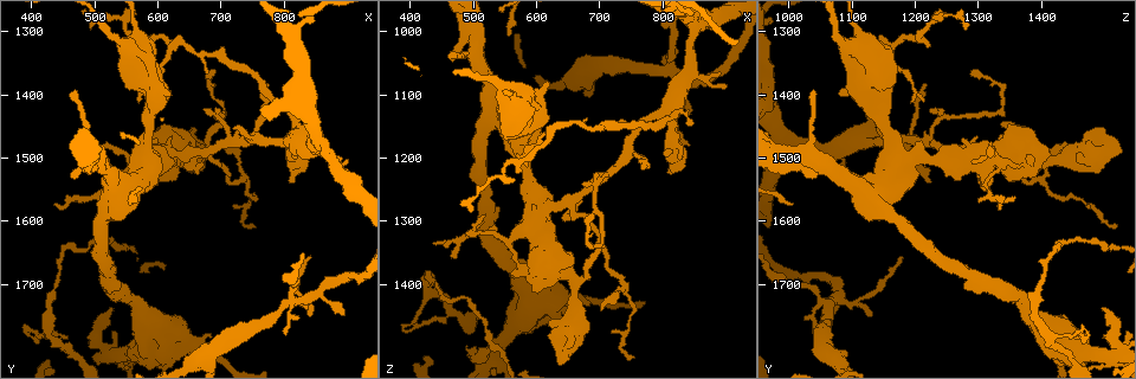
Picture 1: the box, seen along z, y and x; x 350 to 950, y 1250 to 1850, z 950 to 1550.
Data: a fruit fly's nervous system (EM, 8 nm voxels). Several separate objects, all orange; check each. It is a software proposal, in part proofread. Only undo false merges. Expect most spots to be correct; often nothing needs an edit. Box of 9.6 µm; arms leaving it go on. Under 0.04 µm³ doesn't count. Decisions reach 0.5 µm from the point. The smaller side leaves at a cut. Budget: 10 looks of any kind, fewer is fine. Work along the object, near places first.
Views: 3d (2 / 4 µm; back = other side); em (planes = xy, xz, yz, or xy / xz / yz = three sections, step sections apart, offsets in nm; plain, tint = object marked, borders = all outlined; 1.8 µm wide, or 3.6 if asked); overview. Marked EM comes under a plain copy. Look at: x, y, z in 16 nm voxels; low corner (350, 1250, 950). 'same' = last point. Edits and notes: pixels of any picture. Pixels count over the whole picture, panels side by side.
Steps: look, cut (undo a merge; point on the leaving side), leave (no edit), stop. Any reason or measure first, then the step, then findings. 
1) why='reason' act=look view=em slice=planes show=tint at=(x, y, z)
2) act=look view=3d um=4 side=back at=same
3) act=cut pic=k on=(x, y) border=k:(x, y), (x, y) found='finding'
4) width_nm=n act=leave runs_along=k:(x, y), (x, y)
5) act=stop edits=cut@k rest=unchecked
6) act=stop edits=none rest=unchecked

why='thick turns thin' act=look view=em slice=planes show=tint at=(610, 1500, 1270)

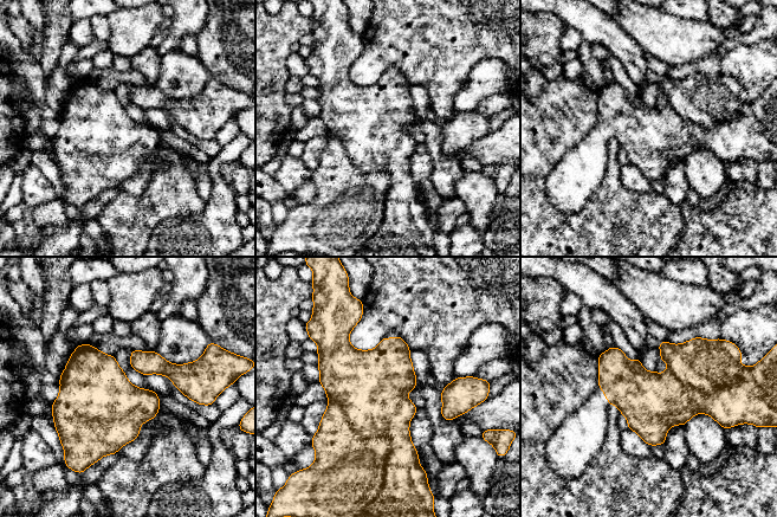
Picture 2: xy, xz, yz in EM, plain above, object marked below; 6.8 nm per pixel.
width_nm=400 act=cut pic=2 on=(351, 469) border=2:(328, 398), (384, 471) found='two cells meet here'

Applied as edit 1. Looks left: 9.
why='a fork' act=look view=em slice=planes show=tint at=(505, 1495, 1020)

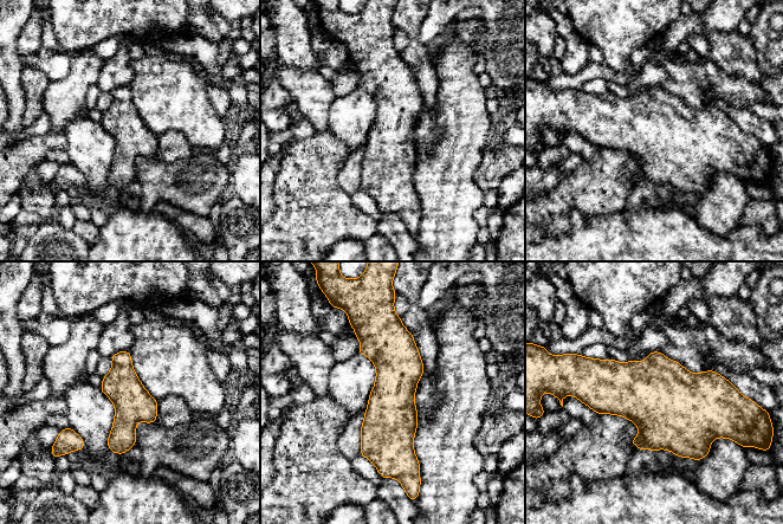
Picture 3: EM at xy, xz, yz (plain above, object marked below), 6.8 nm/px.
act=leave runs_along=3:(387, 323), (399, 465) found='continuous, no second cell'

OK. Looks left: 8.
why='calibre changes' act=look view=3d um=2 at=(525, 1305, 1070)

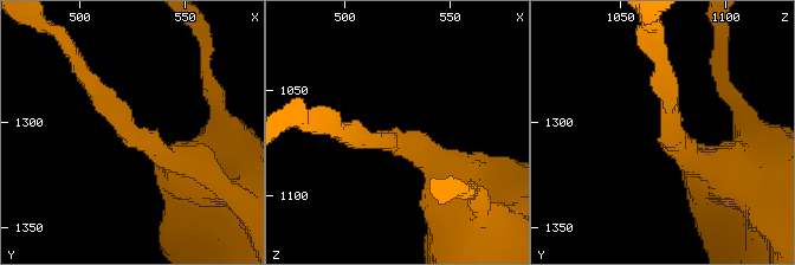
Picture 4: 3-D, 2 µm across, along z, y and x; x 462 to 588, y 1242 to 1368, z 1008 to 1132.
act=look view=em slice=planes show=tint at=(529, 1309, 1075)

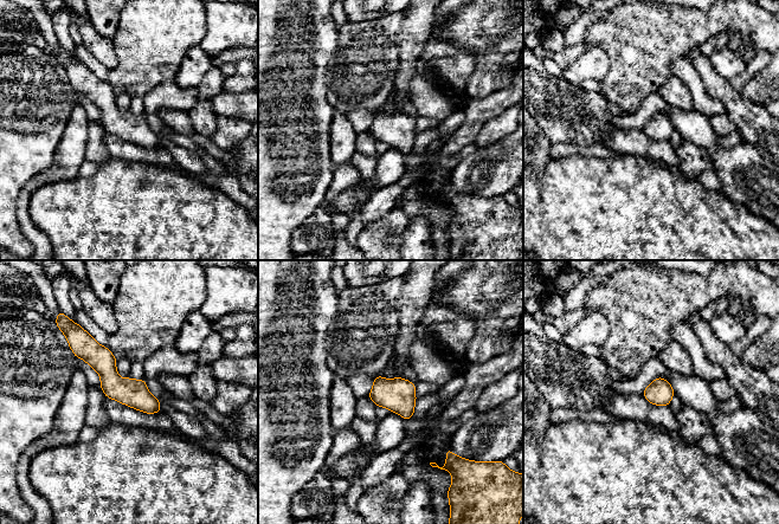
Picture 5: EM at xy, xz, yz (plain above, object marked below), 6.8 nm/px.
width_nm=170 act=leave runs_along=5:(81, 338), (126, 390), (156, 408) found='continuous, no second cell'

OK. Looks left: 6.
why='thick turns thin' act=look view=em slice=yz step=8 show=borders at=(435, 1720, 1390)

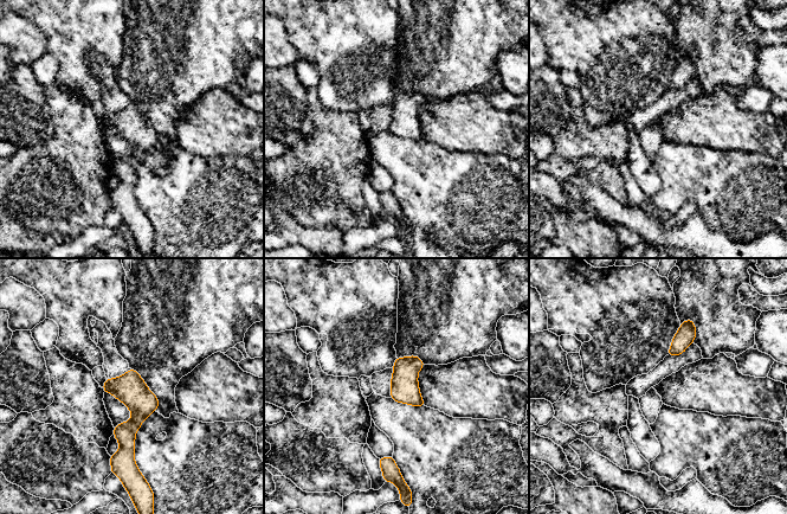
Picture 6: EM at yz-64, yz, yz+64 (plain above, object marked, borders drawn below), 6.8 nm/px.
act=leave runs_along=6:(131, 372), (131, 462) found='all the same cell'

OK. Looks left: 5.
act=stop edits=cut@2 rest=unchecked

